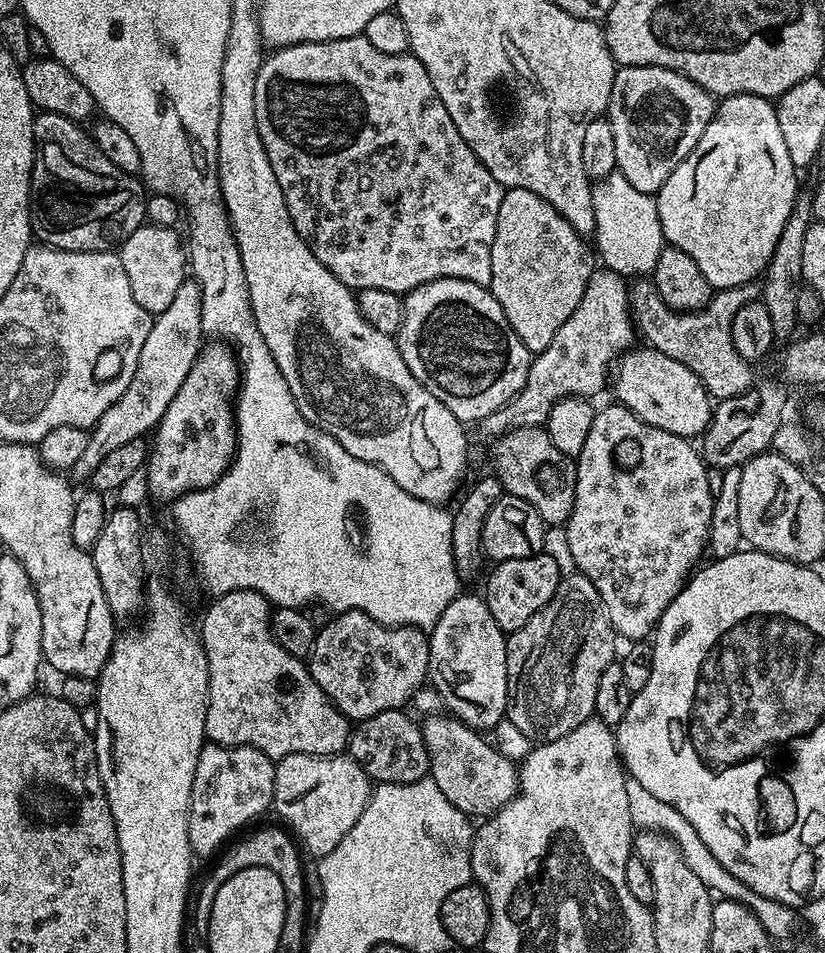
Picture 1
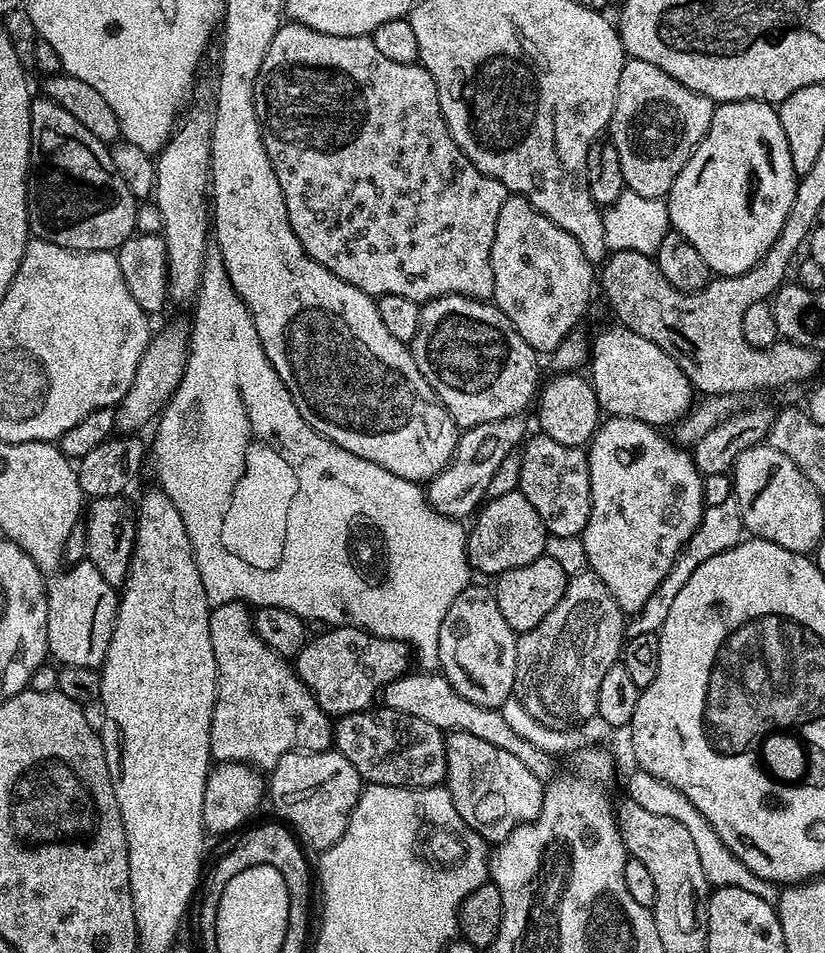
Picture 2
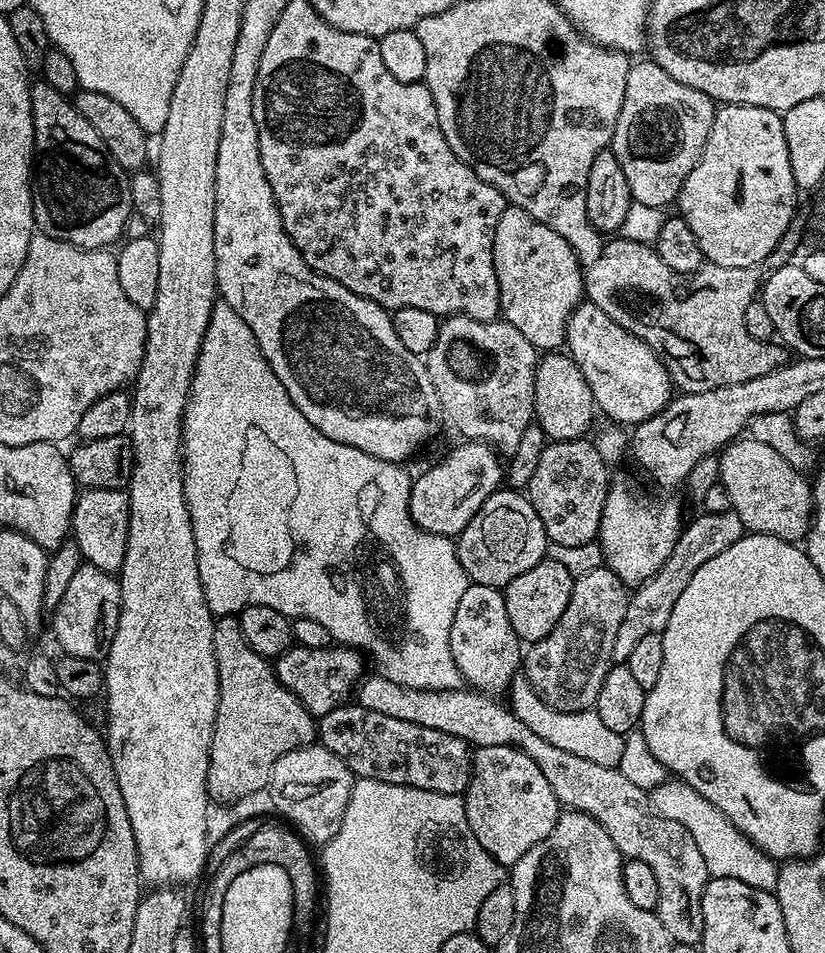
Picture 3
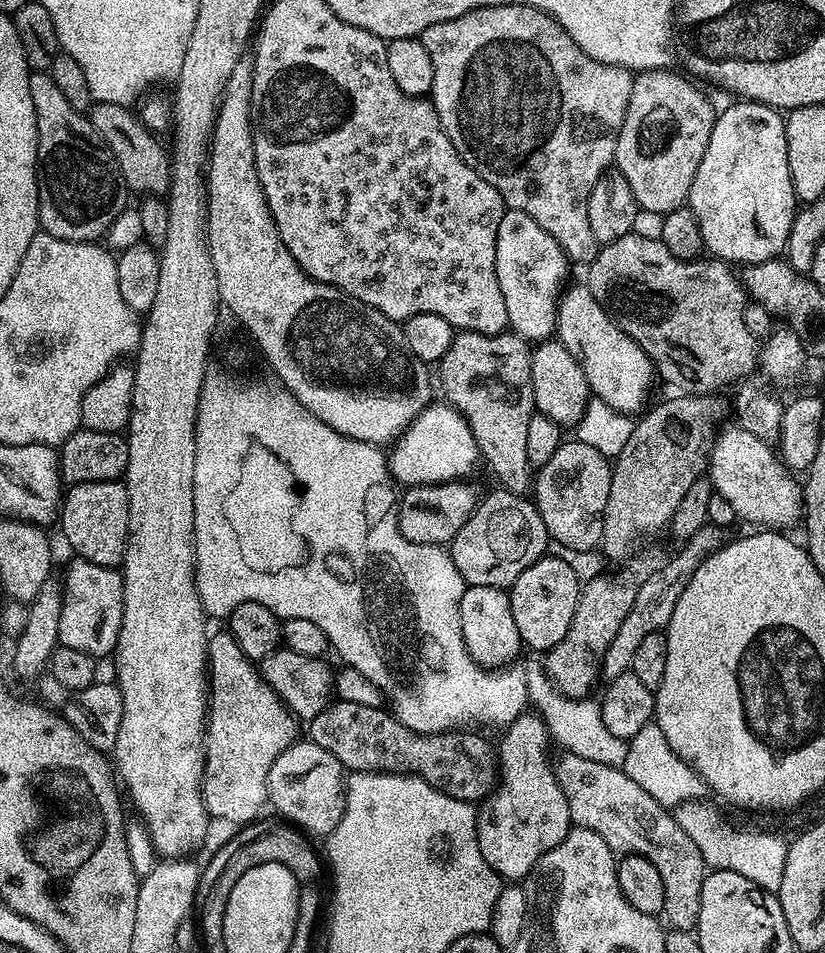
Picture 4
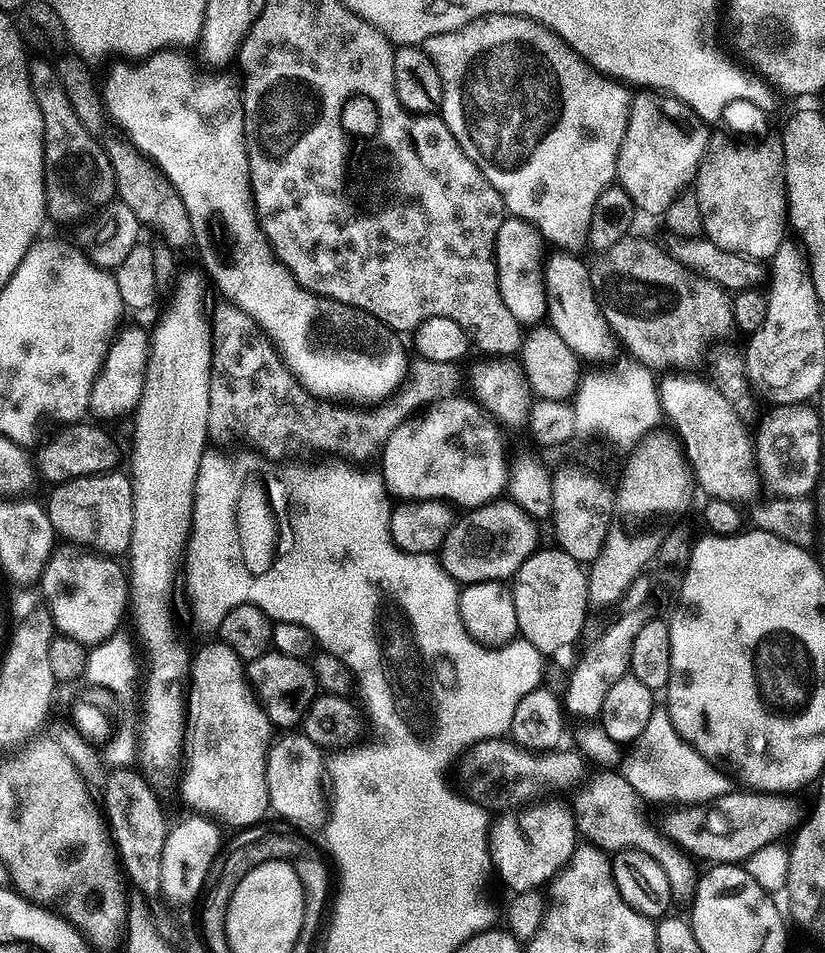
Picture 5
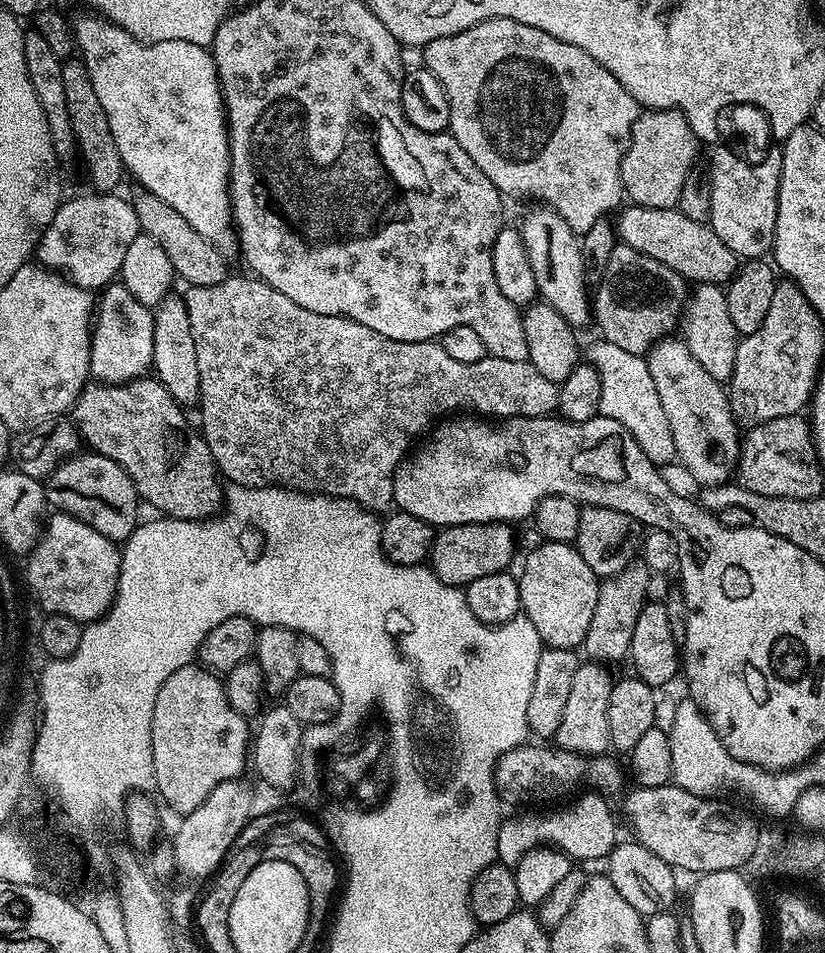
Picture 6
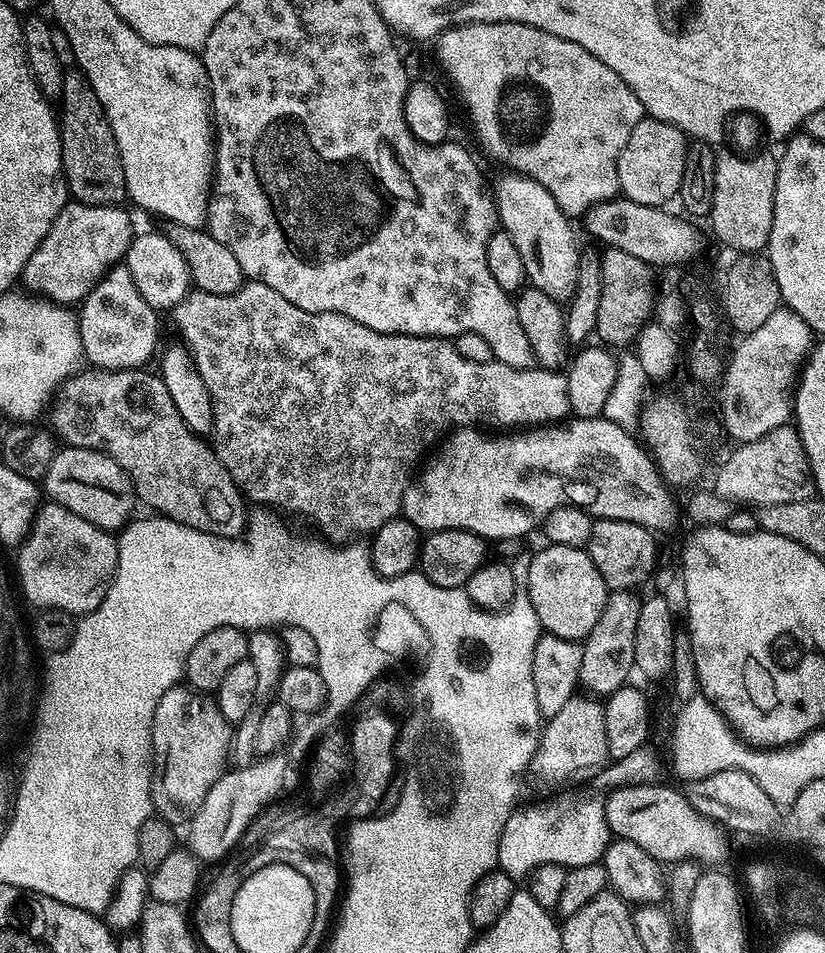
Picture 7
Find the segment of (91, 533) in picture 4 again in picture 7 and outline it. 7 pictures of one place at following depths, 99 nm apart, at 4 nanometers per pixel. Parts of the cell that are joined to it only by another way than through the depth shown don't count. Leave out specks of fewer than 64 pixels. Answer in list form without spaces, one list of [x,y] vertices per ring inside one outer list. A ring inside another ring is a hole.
[[[67,446],[61,449],[53,455],[42,481],[47,499],[66,506],[66,510],[78,514],[78,518],[86,518],[86,522],[106,532],[115,533],[129,523],[132,507],[137,507],[138,501],[126,470],[122,470],[122,466],[118,466],[118,462],[105,452]]]

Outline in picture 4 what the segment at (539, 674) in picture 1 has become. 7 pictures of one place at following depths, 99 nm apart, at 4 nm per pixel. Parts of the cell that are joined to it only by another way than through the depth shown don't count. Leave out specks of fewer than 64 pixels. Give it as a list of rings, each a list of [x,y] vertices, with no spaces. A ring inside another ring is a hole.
[[[645,545],[627,559],[626,564],[629,566],[618,580],[607,580],[604,576],[596,576],[589,584],[587,581],[581,587],[580,601],[574,610],[574,622],[570,622],[566,638],[562,638],[558,646],[548,649],[547,652],[552,656],[553,667],[548,674],[557,671],[553,680],[570,699],[583,700],[589,695],[588,691],[595,684],[596,678],[599,679],[606,650],[610,642],[614,642],[614,634],[618,634],[623,619],[634,606],[642,582],[656,574],[658,570],[662,570],[668,563],[669,551],[660,546],[650,545]]]

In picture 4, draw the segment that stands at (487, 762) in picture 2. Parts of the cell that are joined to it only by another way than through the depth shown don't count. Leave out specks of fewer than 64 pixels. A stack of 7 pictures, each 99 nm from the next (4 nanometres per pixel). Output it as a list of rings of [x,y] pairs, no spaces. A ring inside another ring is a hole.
[[[526,710],[514,723],[507,725],[503,732],[504,741],[498,744],[498,785],[492,795],[479,805],[476,833],[482,858],[486,858],[486,862],[490,862],[490,866],[505,881],[520,882],[523,876],[524,879],[531,877],[536,863],[550,850],[554,850],[554,846],[563,842],[573,822],[566,794],[562,794],[562,786],[556,780],[553,761],[548,761],[550,735],[543,717],[535,711]]]

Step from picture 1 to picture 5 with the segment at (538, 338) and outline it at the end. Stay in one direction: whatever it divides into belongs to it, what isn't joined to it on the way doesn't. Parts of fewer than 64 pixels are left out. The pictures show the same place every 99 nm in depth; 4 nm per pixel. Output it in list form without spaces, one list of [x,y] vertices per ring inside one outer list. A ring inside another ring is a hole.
[[[505,218],[496,235],[496,269],[502,302],[522,326],[535,326],[547,317],[548,299],[544,289],[546,241],[528,220]]]

